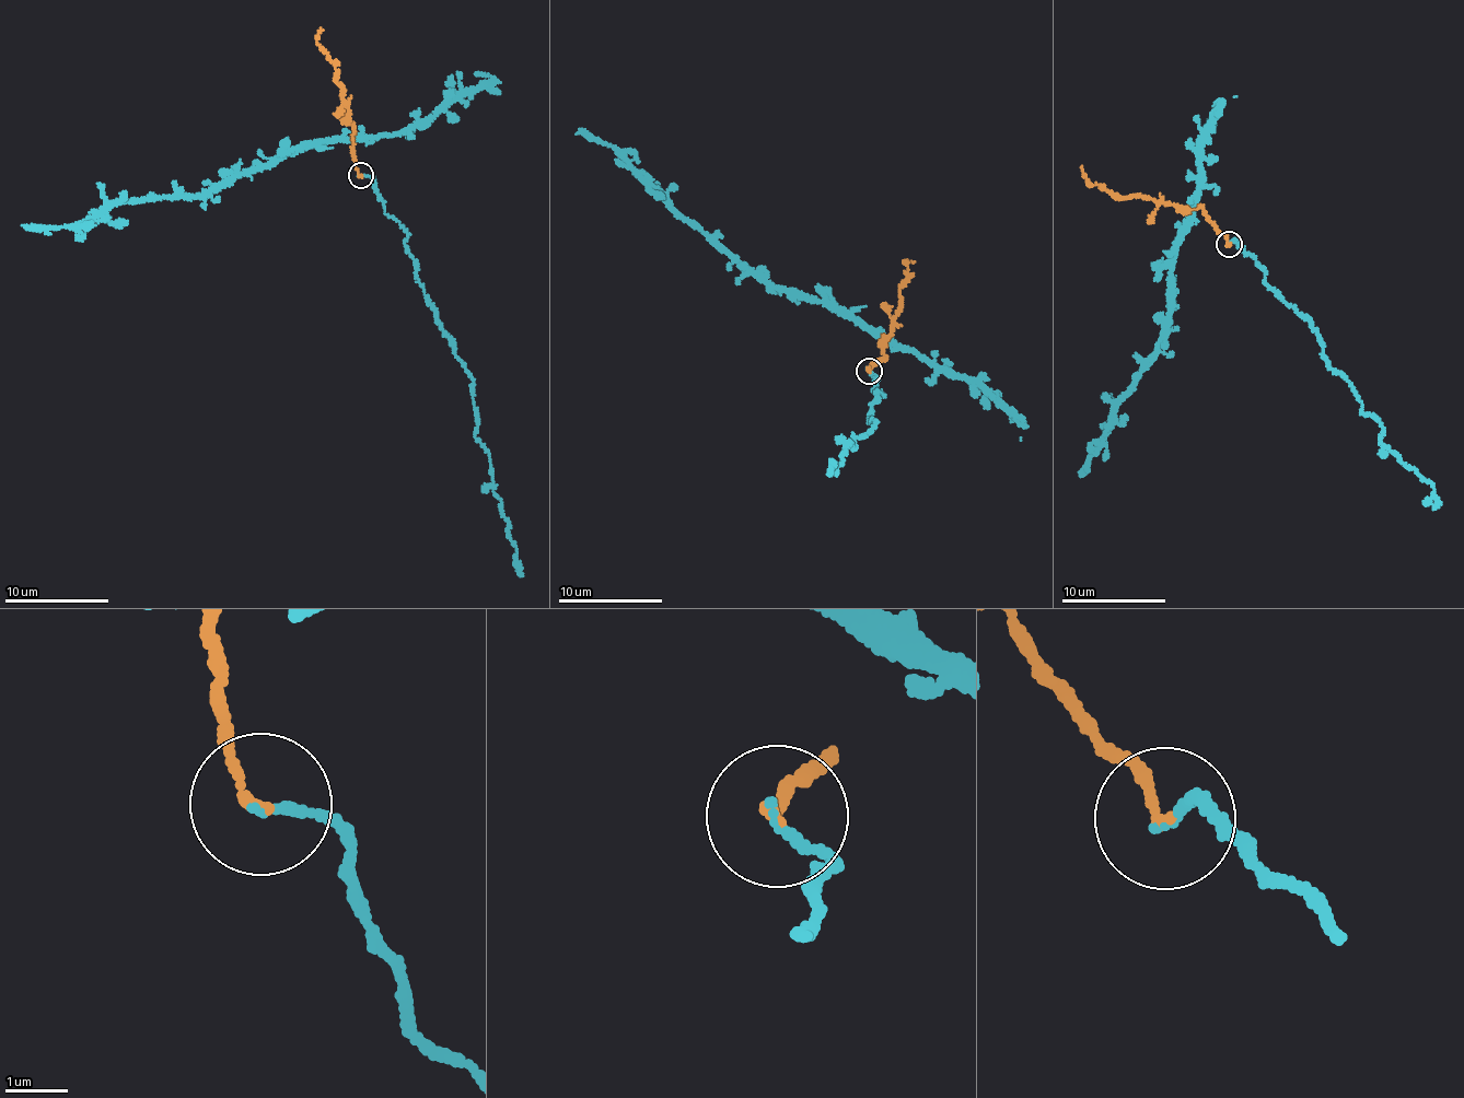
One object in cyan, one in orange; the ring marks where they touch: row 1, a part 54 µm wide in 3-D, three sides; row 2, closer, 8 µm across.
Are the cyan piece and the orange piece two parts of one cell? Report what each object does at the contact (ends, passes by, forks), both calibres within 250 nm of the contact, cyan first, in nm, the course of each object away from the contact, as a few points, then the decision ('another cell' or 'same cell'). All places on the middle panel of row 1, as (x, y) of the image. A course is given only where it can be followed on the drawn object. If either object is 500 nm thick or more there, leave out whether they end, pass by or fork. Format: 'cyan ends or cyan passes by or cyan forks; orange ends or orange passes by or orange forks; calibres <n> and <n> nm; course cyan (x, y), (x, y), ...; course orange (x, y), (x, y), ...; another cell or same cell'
cyan ends; orange ends; calibres 150 and 170 nm; course cyan (869, 369), (883, 395), (875, 390), (868, 417), (876, 423), (854, 435), (832, 468); course orange (870, 370), (884, 358), (884, 338), (898, 315), (899, 285), (906, 277), (907, 266), (903, 263), (913, 263); same cell

